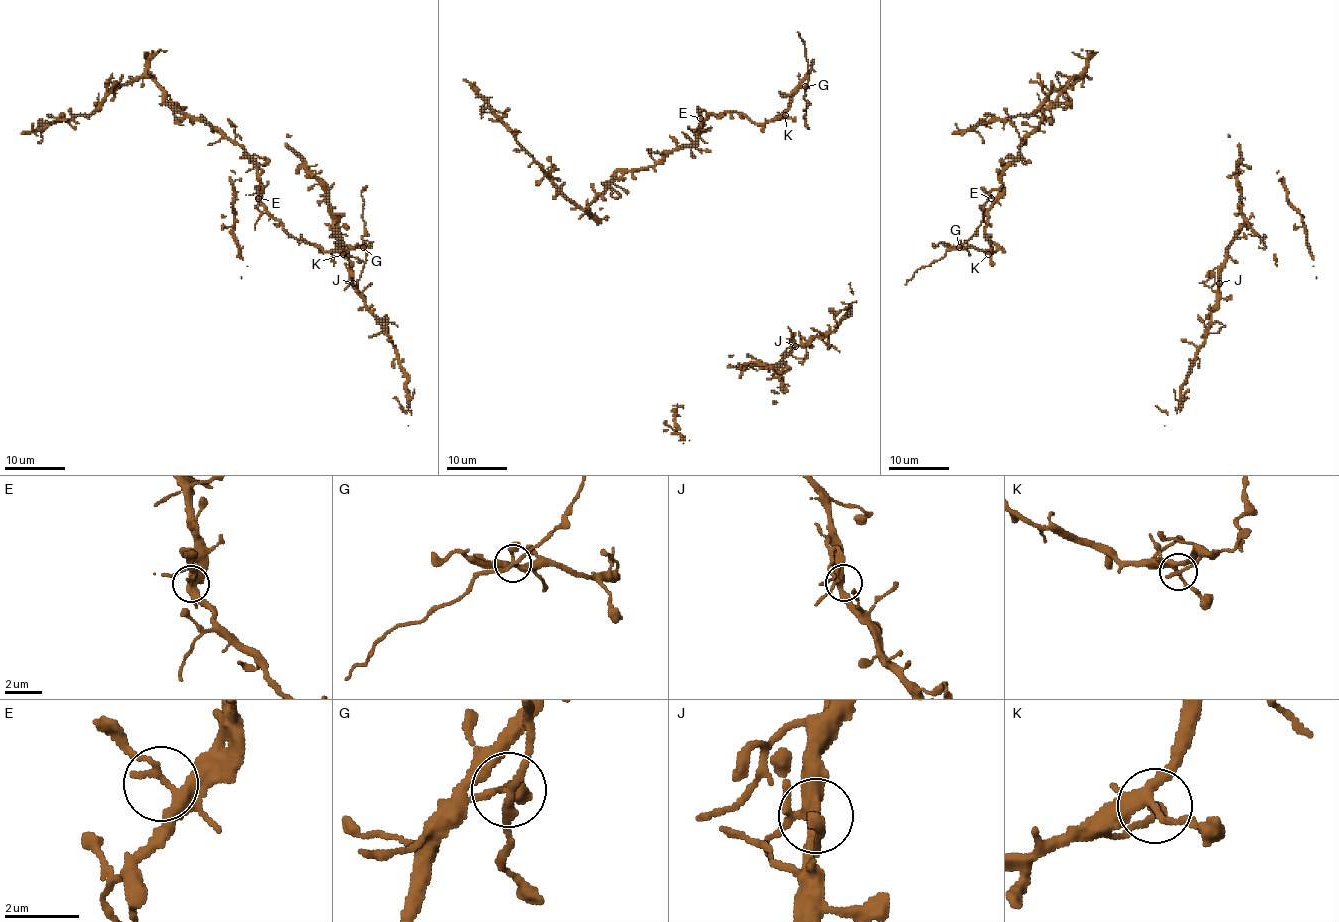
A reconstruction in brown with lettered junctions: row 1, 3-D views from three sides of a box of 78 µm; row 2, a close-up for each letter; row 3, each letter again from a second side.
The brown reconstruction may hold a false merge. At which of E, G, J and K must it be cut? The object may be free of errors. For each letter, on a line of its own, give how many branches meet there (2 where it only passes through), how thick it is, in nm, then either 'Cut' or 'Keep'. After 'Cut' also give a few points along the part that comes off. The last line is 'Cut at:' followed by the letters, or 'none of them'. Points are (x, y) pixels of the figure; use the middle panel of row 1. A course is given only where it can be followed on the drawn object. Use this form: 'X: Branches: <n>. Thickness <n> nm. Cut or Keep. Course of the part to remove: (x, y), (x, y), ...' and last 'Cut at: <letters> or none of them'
E: Branches: 4. Thickness 260 nm. Keep
G: Branches: 4. Thickness 200 nm. Cut. Course of the part to remove: (804, 86), (806, 114), (803, 117), (809, 129)
J: Branches: 4. Thickness 360 nm. Keep
K: Branches: 4. Thickness 260 nm. Keep
Cut at: G

